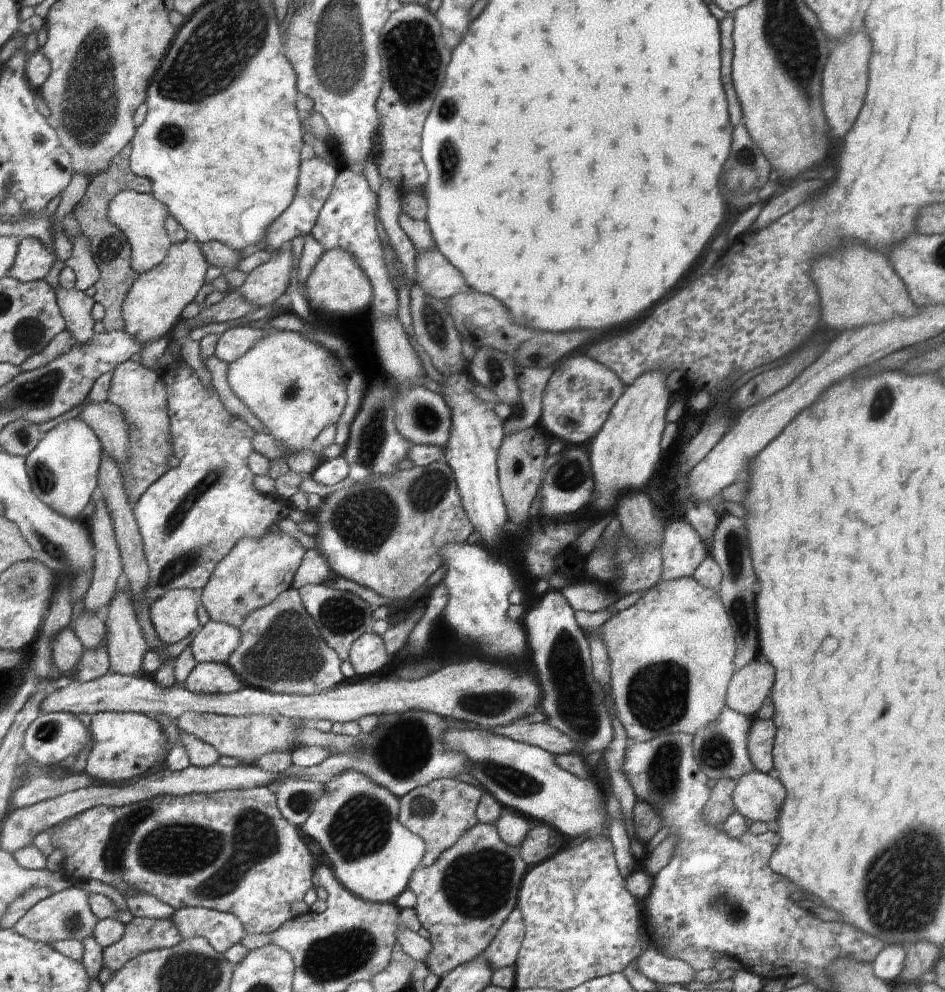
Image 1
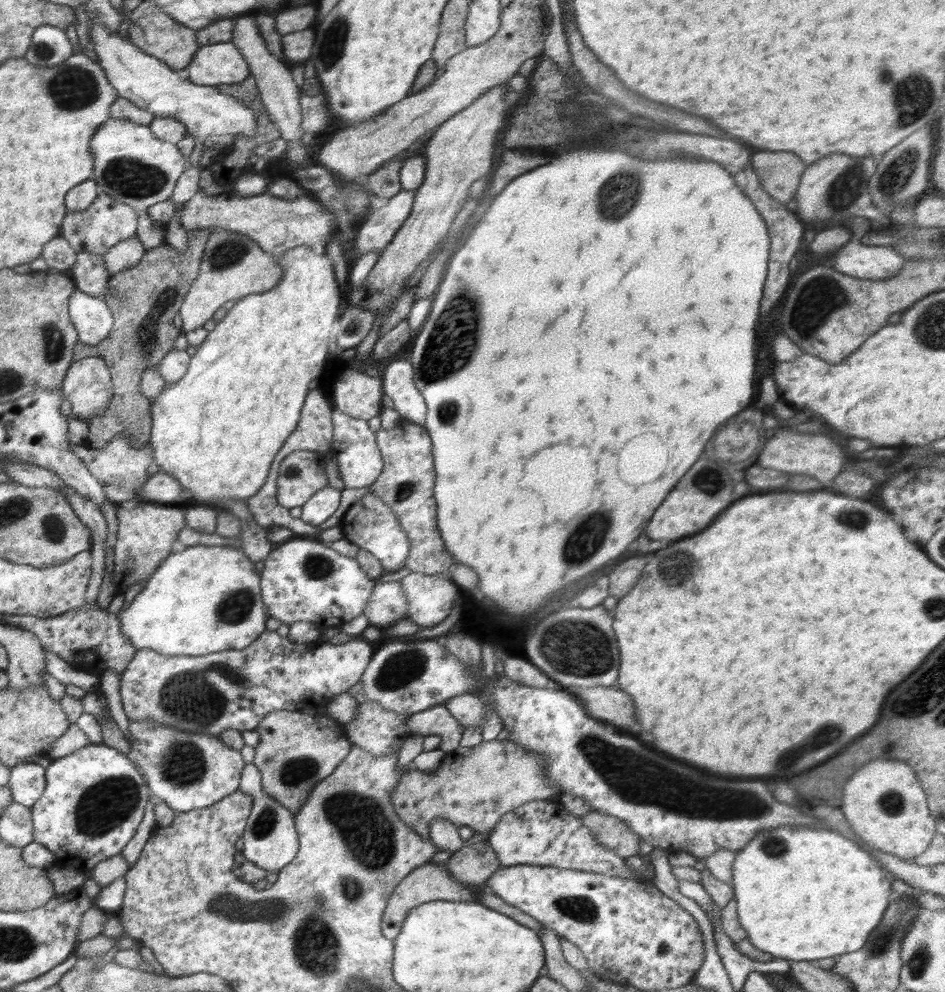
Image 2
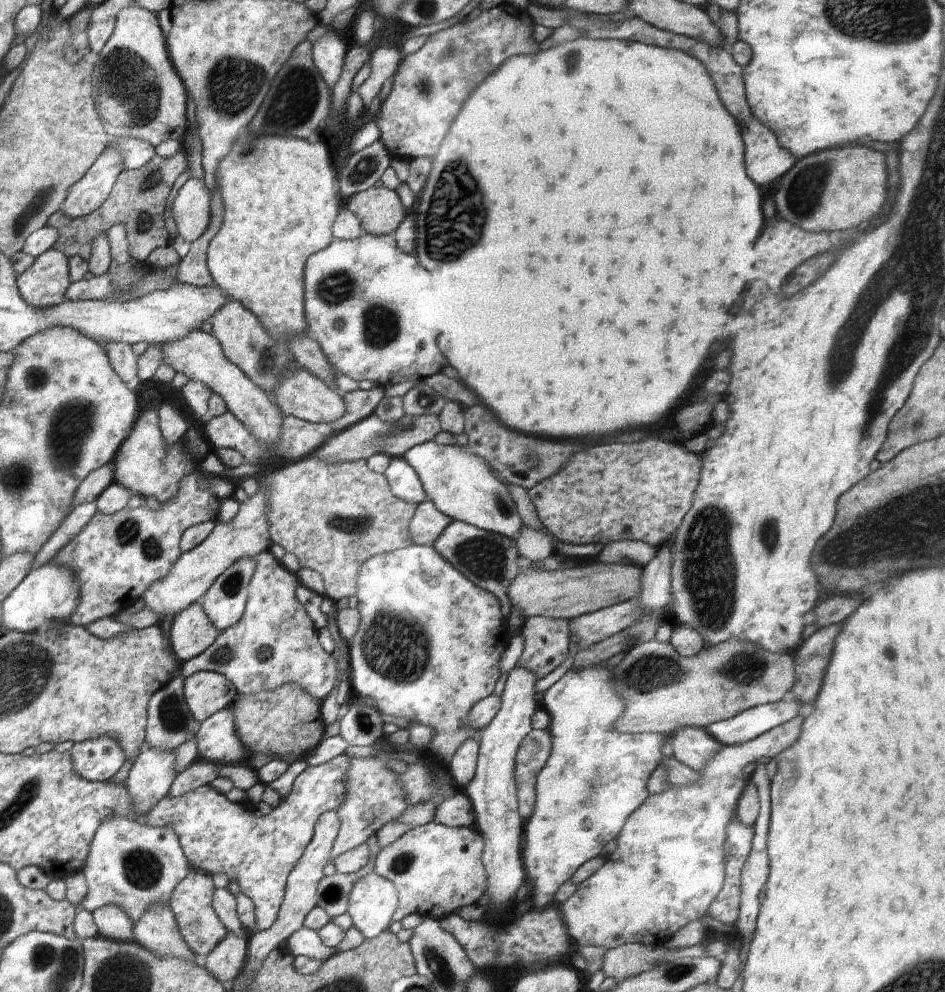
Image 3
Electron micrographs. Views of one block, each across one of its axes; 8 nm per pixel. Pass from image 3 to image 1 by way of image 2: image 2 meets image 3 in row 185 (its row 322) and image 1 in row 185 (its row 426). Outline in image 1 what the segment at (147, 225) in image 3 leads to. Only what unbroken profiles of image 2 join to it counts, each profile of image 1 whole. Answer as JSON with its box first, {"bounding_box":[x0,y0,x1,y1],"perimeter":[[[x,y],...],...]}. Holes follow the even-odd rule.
{"bounding_box":[73,148,151,332],"perimeter":[[[128,148],[116,156],[112,162],[112,168],[107,168],[108,172],[102,171],[94,175],[87,186],[82,200],[73,208],[75,217],[79,220],[81,231],[91,242],[91,253],[94,262],[99,268],[100,278],[95,282],[94,288],[97,289],[93,296],[95,302],[100,302],[104,307],[103,326],[106,332],[122,331],[126,328],[123,320],[123,300],[127,298],[127,292],[134,286],[134,282],[139,275],[131,264],[131,243],[128,237],[114,223],[108,220],[107,208],[111,198],[124,189],[132,189],[139,193],[150,193],[151,182],[147,177],[140,177],[130,165],[131,151]]]}

